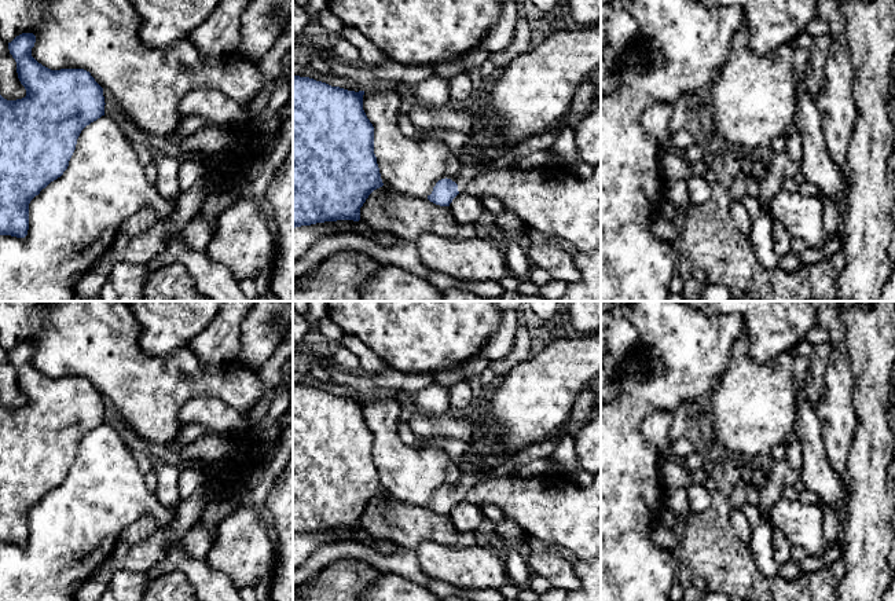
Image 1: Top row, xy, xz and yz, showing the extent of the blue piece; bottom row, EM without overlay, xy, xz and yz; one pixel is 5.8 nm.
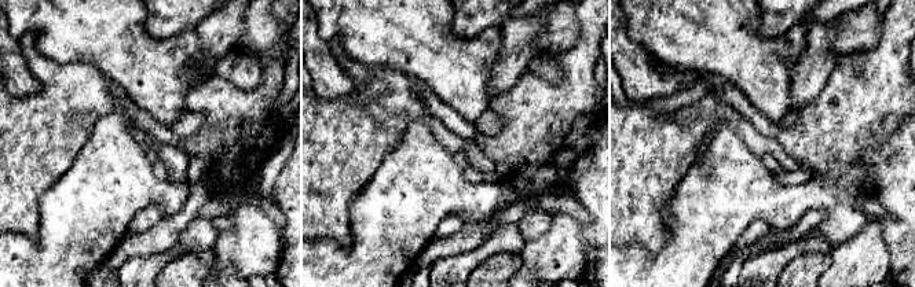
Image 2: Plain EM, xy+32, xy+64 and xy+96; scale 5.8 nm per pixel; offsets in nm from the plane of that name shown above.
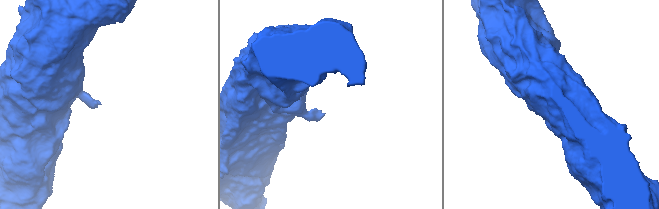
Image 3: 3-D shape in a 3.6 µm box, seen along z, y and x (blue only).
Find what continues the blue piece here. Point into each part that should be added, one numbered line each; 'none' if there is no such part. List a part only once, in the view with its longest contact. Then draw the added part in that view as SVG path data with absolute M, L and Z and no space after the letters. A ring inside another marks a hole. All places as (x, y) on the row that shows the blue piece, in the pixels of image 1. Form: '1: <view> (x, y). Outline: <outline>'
1: xz (466, 173). Outline: M483 164L462 165L458 175L451 180L458 184L458 191L461 194L467 191L469 183L484 172Z

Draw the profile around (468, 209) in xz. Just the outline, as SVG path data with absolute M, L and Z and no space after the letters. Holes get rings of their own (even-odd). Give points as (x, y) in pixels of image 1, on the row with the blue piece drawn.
M467 191L458 194L450 204L450 209L461 224L476 224L488 215L481 198Z

